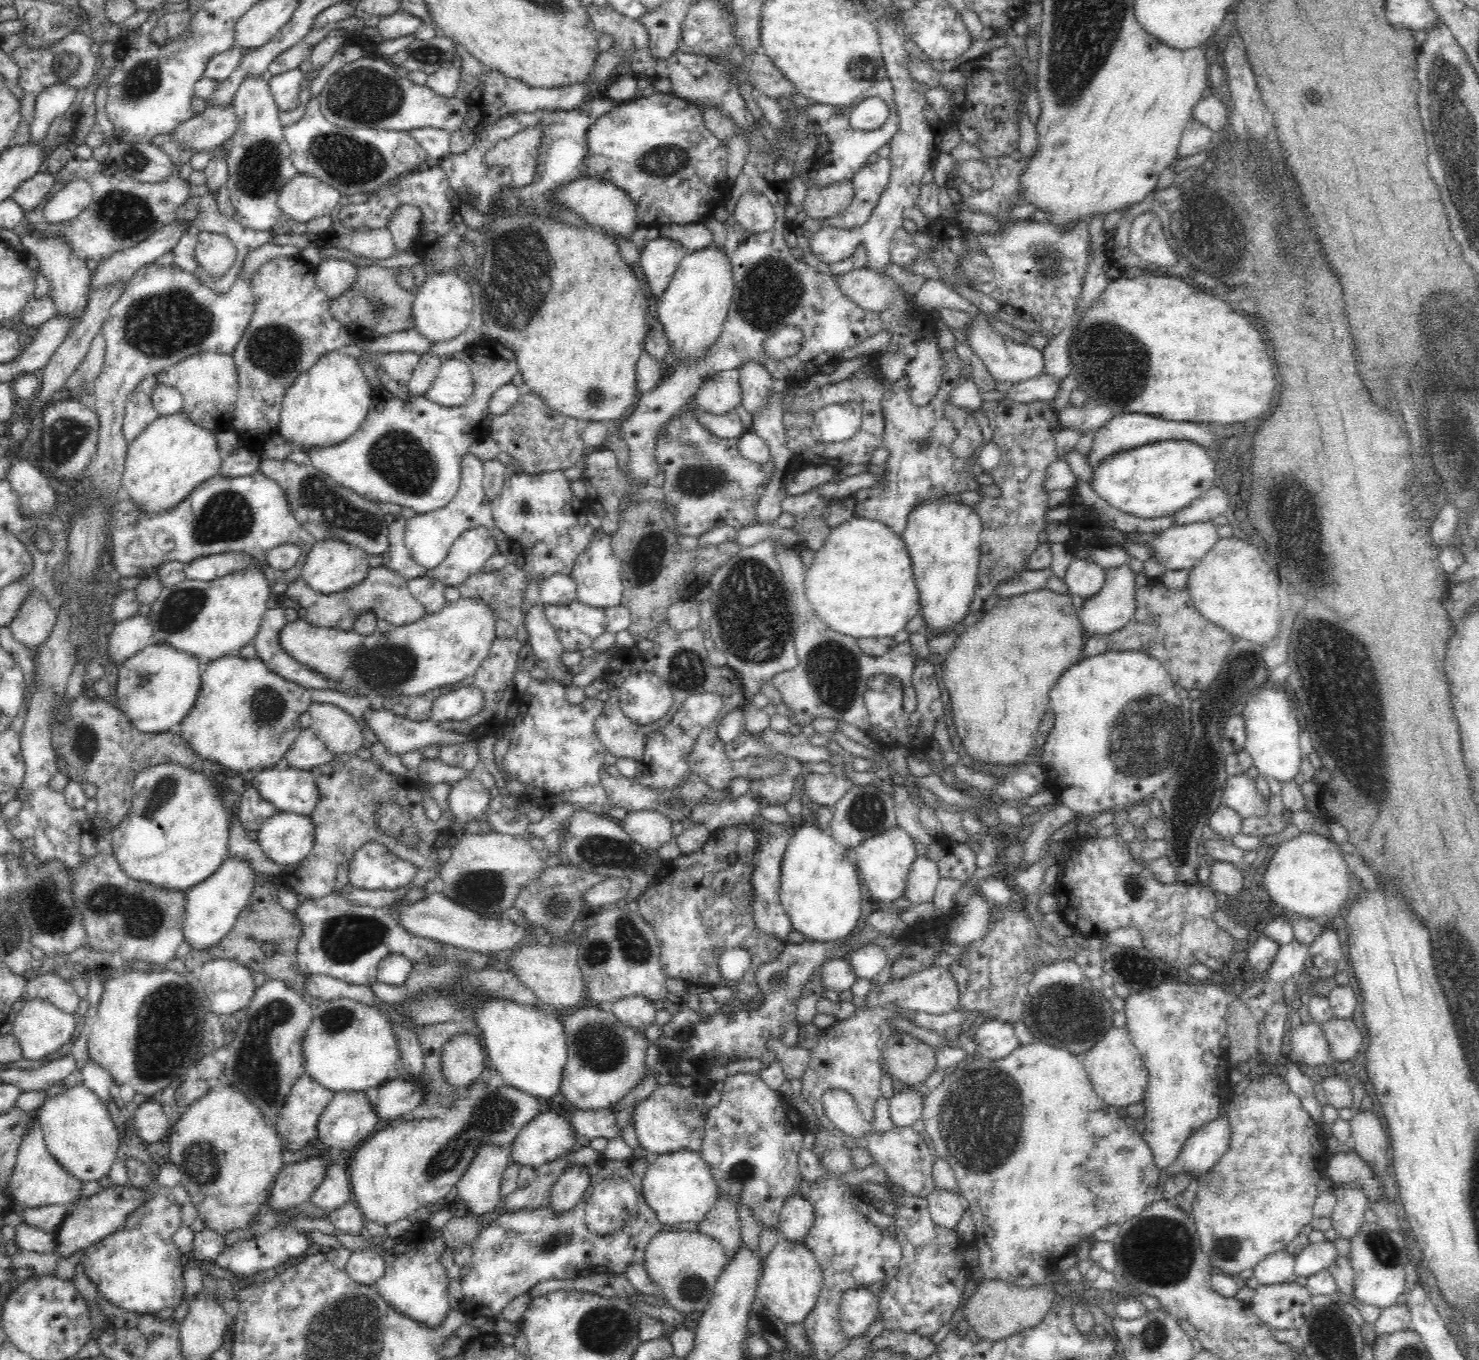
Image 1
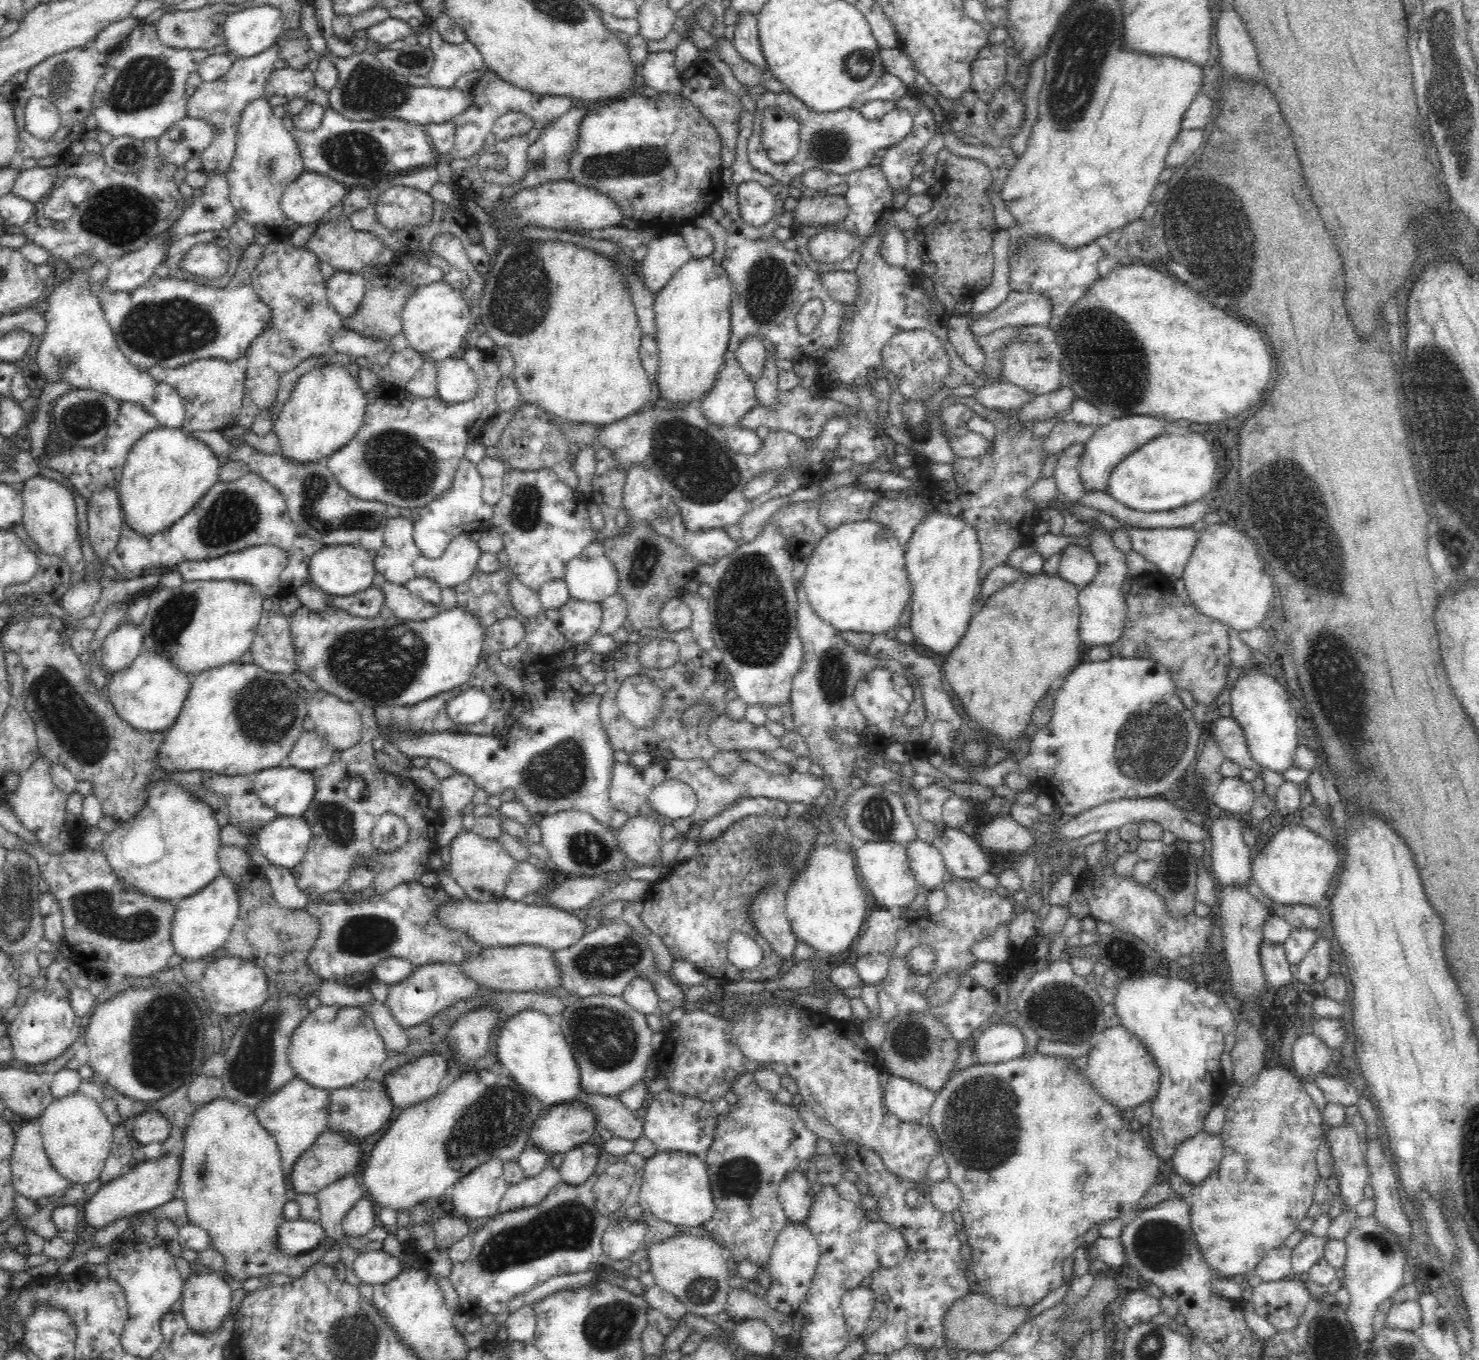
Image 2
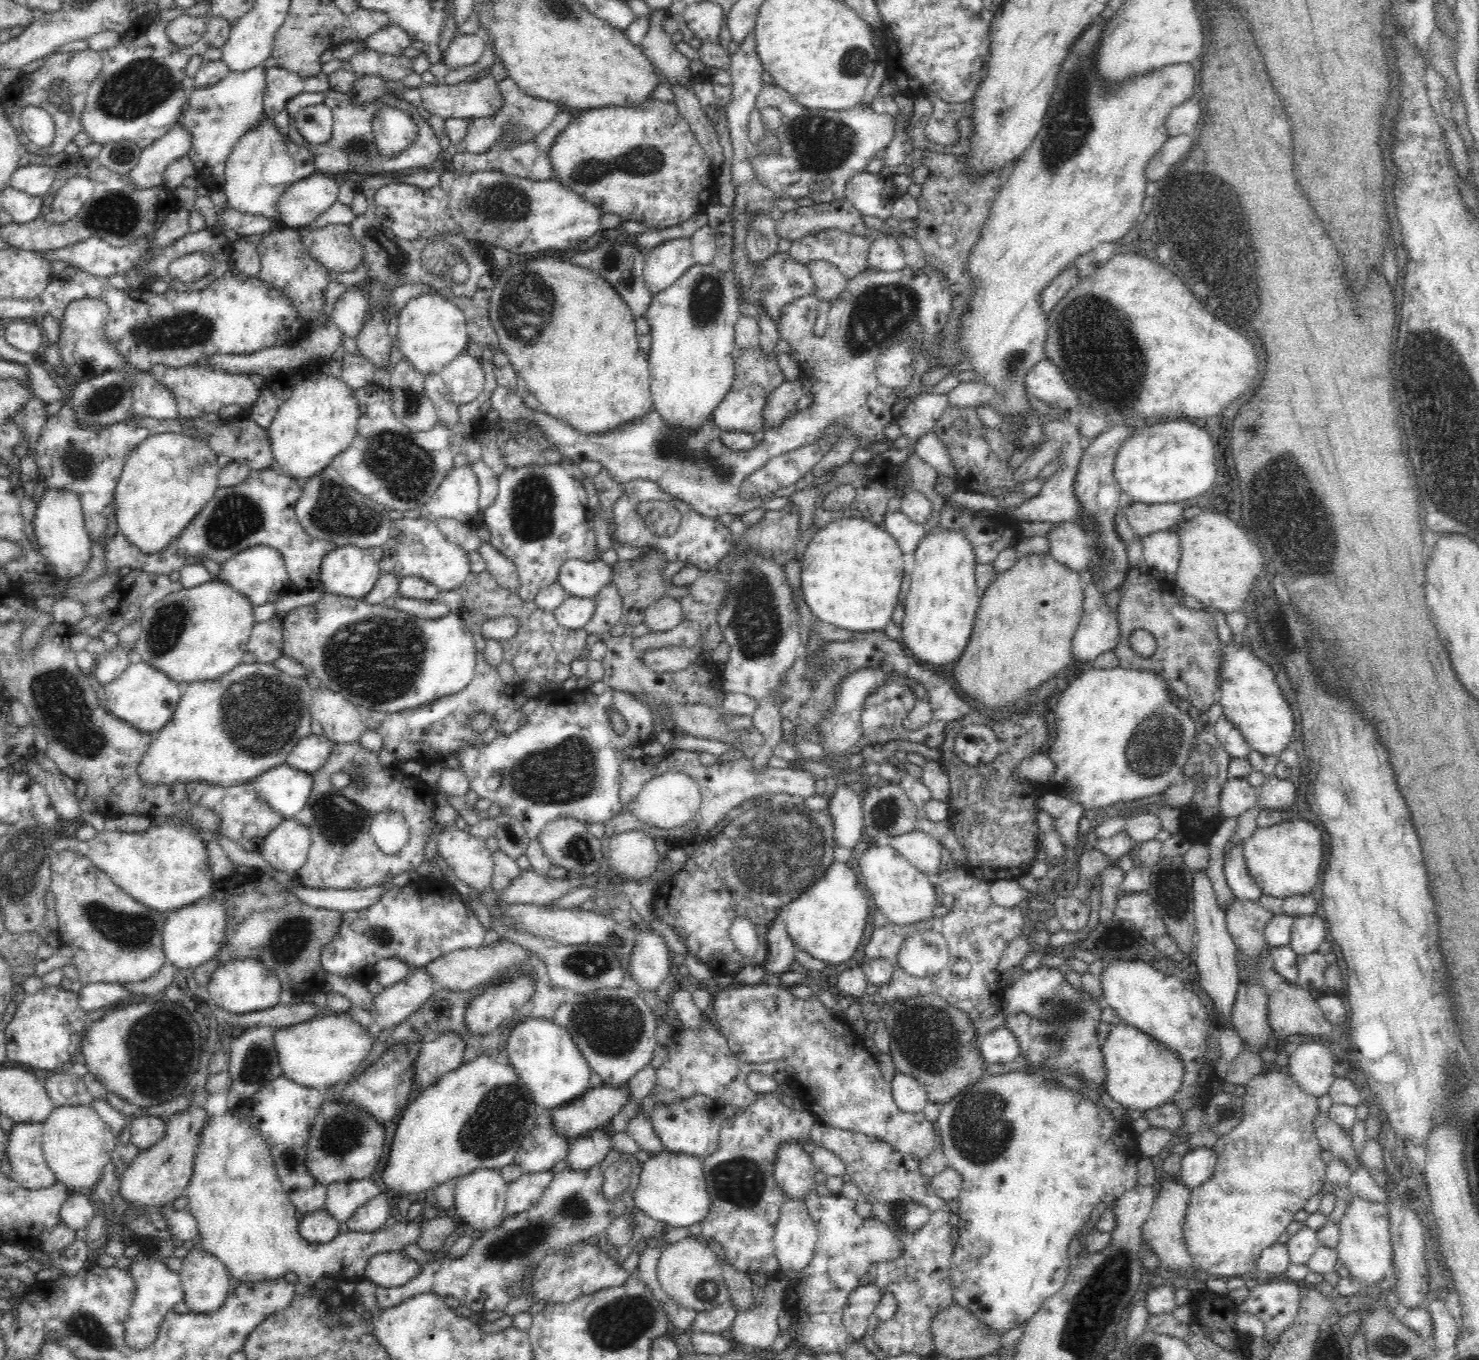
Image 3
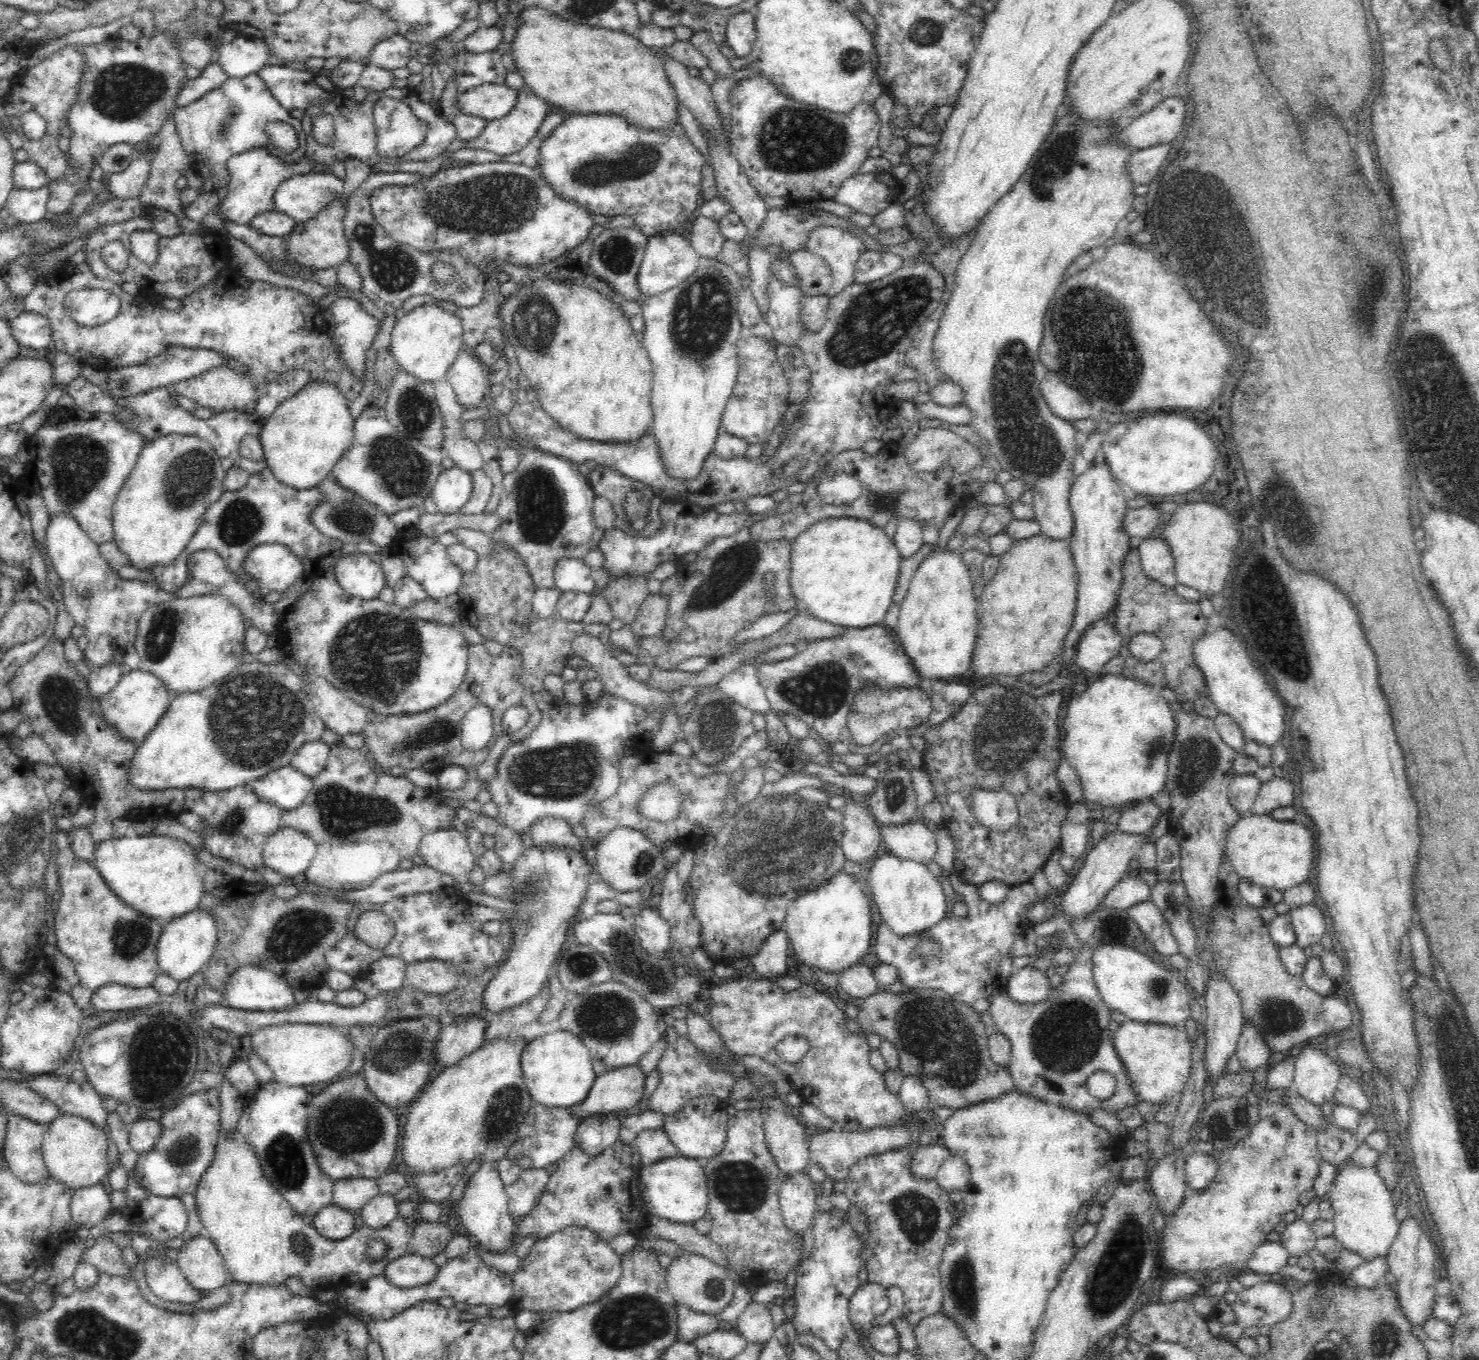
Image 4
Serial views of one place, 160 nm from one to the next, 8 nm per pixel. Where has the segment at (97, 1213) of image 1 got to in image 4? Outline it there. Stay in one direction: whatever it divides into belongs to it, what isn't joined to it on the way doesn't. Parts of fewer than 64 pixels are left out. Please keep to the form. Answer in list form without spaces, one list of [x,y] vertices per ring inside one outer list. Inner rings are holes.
[[[215,1089],[208,1090],[208,1092],[198,1092],[198,1094],[185,1096],[177,1106],[164,1112],[158,1120],[161,1124],[160,1138],[154,1144],[152,1150],[138,1154],[139,1157],[132,1172],[132,1179],[138,1185],[144,1187],[146,1191],[150,1191],[150,1194],[158,1197],[179,1197],[186,1193],[193,1193],[198,1186],[199,1178],[214,1158],[214,1146],[216,1146],[218,1134],[222,1131],[219,1100],[220,1097],[218,1097]]]

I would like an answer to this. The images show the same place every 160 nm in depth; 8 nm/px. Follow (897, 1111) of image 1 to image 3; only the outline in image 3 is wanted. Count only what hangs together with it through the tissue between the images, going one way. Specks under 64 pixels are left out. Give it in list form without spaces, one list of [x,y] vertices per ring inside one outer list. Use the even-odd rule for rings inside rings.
[[[896,1071],[890,1084],[894,1103],[902,1111],[919,1113],[929,1102],[924,1088],[910,1076]]]

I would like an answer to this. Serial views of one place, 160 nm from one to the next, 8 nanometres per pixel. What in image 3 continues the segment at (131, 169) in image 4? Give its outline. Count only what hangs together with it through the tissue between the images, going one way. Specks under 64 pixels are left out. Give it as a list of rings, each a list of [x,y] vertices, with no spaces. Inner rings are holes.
[[[177,123],[162,138],[141,150],[138,164],[128,173],[136,188],[158,187],[163,182],[165,168],[188,155],[193,136]]]

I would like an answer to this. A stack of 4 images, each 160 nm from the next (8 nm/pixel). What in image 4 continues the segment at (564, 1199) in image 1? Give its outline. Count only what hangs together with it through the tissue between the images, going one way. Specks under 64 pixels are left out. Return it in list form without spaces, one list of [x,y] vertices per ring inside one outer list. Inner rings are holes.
[[[608,1113],[581,1120],[577,1126],[575,1144],[590,1156],[602,1154],[603,1150],[619,1141],[620,1115]]]

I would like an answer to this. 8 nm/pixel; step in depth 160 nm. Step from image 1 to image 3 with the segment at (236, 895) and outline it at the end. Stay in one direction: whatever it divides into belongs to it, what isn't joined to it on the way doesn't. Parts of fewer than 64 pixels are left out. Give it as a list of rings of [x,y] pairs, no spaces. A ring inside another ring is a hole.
[[[210,892],[192,904],[167,912],[165,917],[164,953],[166,953],[167,961],[174,967],[196,968],[202,962],[212,960],[216,956],[226,934],[226,909],[221,898],[217,898],[213,892]]]

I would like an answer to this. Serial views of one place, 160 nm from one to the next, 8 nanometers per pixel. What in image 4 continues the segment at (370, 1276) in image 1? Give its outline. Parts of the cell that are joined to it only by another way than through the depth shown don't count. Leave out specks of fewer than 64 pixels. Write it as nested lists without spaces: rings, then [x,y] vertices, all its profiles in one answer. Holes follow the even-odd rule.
[[[408,1252],[390,1260],[384,1266],[382,1275],[393,1285],[410,1288],[420,1284],[428,1284],[430,1280],[434,1280],[438,1268],[431,1258]]]

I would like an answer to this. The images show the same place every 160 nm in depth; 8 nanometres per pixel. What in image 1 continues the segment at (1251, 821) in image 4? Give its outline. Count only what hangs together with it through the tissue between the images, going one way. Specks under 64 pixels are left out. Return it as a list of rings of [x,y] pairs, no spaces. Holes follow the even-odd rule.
[[[1301,832],[1275,847],[1266,867],[1263,885],[1278,907],[1306,918],[1334,918],[1350,900],[1350,872],[1338,844],[1318,834]]]

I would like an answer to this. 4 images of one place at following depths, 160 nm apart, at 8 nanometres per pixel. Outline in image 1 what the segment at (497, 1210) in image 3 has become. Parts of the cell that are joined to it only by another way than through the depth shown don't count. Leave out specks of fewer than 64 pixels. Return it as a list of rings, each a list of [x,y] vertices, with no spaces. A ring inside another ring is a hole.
[[[484,1144],[476,1150],[456,1185],[458,1196],[466,1202],[469,1214],[479,1217],[496,1208],[501,1199],[502,1176],[510,1163],[509,1149],[499,1144]]]

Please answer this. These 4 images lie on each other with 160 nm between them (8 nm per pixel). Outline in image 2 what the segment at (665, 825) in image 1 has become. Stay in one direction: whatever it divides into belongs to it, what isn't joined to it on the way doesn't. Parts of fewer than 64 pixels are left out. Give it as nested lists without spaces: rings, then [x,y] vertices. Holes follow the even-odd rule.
[[[652,816],[627,817],[626,822],[617,830],[617,847],[627,854],[627,857],[642,866],[656,866],[660,862],[660,847],[664,843],[660,834],[662,826]]]

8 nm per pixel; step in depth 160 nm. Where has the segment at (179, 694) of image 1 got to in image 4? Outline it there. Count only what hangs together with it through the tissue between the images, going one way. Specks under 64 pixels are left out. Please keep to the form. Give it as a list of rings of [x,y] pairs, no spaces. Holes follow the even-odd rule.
[[[136,668],[136,670],[124,672],[118,684],[100,698],[99,704],[106,722],[109,722],[122,737],[126,737],[138,748],[143,745],[146,736],[158,724],[172,697],[173,693],[158,676]]]

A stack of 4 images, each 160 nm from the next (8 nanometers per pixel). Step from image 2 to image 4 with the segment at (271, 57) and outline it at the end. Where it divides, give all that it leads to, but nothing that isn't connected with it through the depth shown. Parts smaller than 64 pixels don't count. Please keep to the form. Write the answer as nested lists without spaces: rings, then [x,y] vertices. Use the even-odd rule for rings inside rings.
[[[258,73],[248,74],[244,78],[228,77],[220,88],[209,90],[198,100],[176,108],[173,120],[182,146],[186,154],[189,154],[191,166],[203,182],[202,193],[227,186],[229,178],[226,160],[244,150],[263,146],[288,163],[294,163],[306,155],[306,134],[301,123],[296,118],[291,119],[289,112],[276,101]],[[269,123],[286,123],[292,126],[298,139],[298,148],[292,152],[280,150],[272,143],[265,130]]]

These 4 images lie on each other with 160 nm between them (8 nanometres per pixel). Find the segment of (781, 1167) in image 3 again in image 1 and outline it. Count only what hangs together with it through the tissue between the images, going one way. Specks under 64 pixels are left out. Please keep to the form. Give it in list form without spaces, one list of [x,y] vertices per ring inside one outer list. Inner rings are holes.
[[[797,1190],[786,1199],[779,1218],[779,1232],[783,1238],[803,1243],[808,1231],[814,1226],[814,1207]]]

